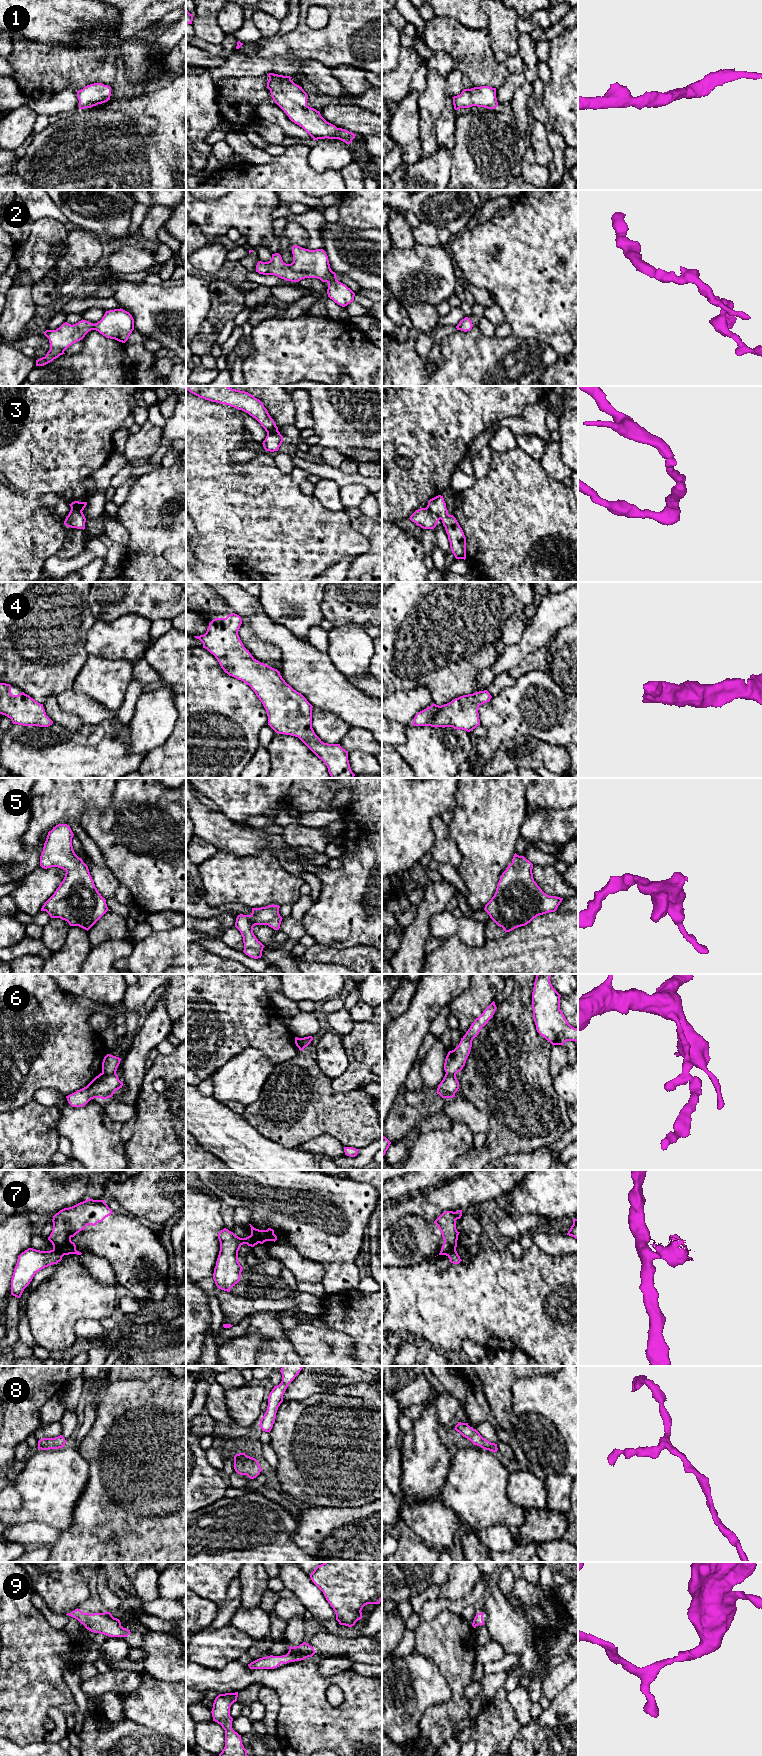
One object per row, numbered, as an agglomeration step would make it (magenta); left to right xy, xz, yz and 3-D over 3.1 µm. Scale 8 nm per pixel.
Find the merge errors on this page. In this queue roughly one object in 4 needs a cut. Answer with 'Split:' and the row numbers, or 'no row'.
Split: 3, 6, 7

